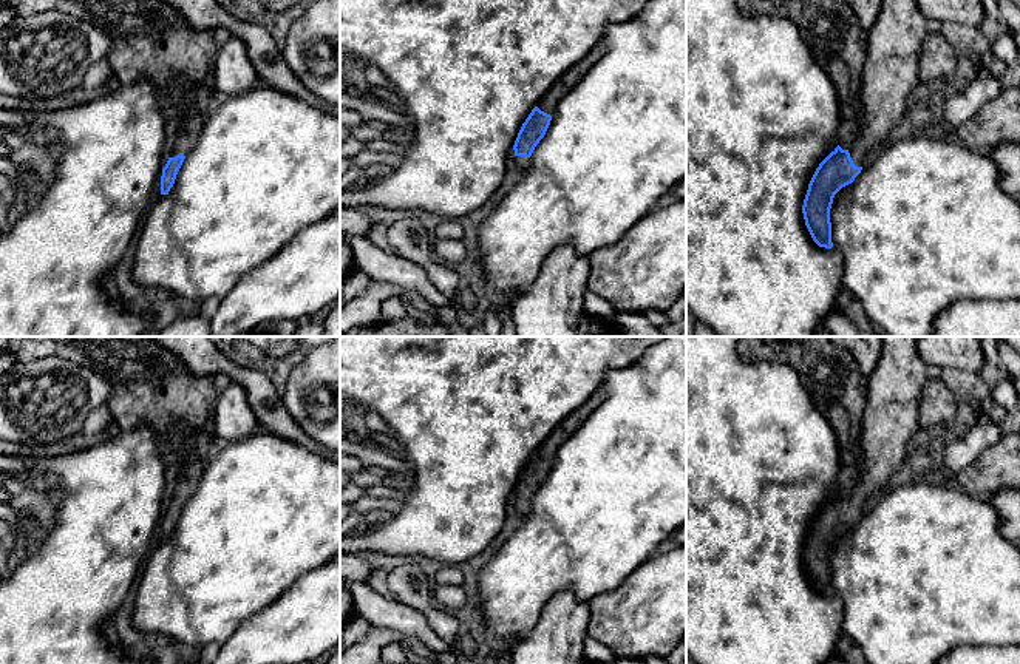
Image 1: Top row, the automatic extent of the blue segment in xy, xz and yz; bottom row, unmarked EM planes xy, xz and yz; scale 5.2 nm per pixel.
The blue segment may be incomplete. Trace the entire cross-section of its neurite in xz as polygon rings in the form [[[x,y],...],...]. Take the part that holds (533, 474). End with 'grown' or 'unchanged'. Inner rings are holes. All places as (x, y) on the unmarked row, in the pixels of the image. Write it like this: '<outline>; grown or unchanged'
[[[538,452],[532,456],[525,468],[522,469],[518,483],[515,486],[515,508],[524,517],[529,514],[532,499],[539,486],[544,483],[552,462],[541,457]]]; grown

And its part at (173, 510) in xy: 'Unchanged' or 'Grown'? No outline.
Grown

